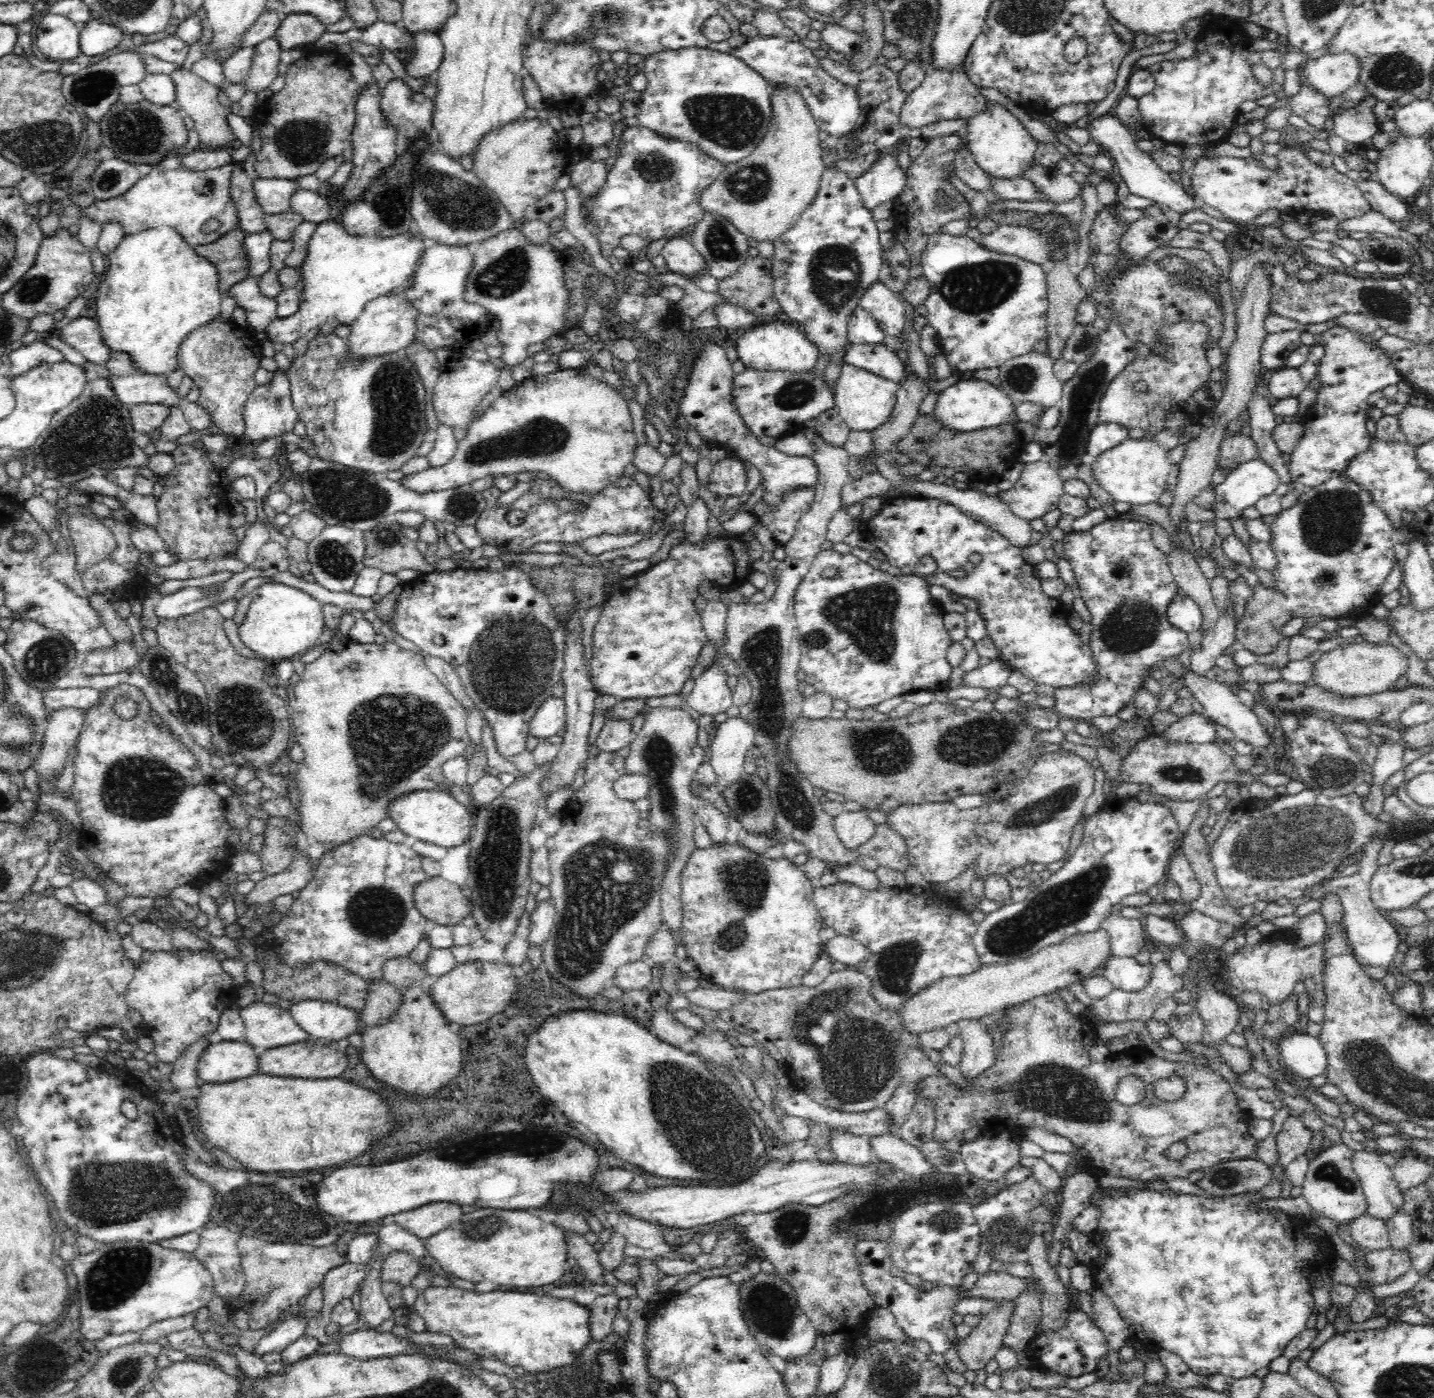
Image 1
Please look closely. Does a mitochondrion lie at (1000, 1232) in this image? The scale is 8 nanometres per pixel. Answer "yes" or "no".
yes

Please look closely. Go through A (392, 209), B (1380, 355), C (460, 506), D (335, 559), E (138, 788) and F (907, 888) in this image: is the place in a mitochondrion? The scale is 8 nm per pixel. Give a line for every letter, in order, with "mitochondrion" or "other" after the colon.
A: mitochondrion
B: other
C: mitochondrion
D: mitochondrion
E: mitochondrion
F: other

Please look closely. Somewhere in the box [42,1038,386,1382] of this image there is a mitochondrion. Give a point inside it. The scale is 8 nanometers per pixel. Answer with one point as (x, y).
(123, 1192)

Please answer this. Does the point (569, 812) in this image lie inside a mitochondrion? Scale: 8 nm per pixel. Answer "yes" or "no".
no

